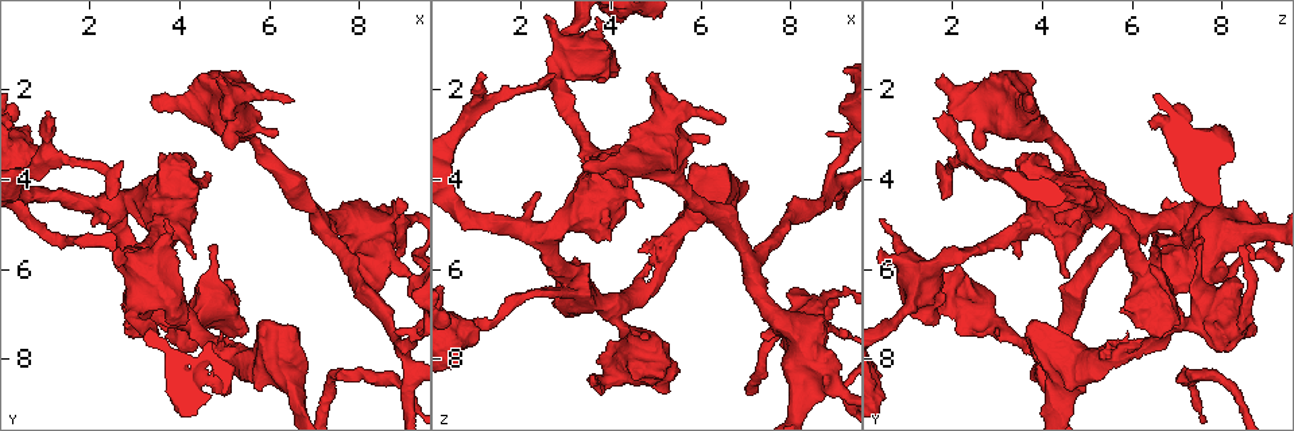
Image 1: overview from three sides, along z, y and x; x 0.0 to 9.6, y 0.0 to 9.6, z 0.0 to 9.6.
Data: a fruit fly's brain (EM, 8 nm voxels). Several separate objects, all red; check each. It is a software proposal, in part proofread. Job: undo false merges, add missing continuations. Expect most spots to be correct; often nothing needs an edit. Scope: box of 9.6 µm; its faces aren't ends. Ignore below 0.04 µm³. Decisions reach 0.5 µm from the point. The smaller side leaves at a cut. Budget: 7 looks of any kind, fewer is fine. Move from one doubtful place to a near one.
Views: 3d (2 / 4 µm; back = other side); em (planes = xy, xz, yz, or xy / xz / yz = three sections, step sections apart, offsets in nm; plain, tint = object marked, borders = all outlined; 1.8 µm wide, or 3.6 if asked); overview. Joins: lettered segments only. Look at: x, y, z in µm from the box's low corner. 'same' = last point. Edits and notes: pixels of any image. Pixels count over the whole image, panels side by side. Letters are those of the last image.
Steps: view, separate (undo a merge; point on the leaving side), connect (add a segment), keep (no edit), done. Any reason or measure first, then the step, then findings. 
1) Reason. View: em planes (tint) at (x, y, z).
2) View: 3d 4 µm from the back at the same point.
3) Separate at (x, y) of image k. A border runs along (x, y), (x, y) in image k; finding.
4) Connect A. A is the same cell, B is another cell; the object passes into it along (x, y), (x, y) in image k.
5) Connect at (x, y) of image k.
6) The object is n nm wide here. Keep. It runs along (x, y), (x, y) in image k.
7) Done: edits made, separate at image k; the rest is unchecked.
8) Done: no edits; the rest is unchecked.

Branch stops here. View: em planes (borders) at (3.65, 5.45, 8.45).

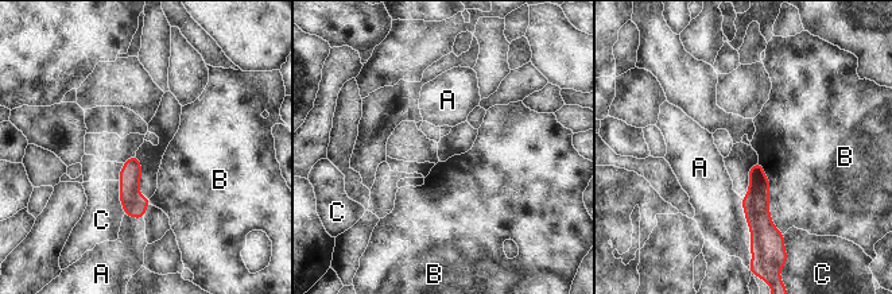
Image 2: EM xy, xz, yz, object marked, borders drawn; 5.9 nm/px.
The longest contact is with B, 460 nm. Keep. A, B and C are other cells; a border runs along (759, 161), (768, 213), (783, 233) in image 2; no lettered segment goes on from it.

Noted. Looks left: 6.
An open end. View: em planes (plain) at (2.45, 4.90, 4.25).

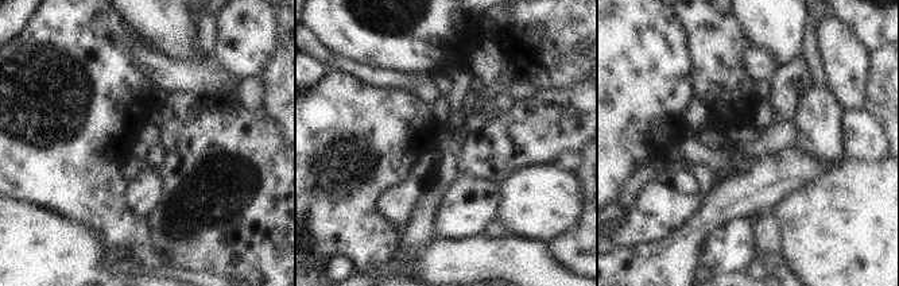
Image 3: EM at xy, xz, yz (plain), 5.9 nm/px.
View: em planes (borders) at the same point.

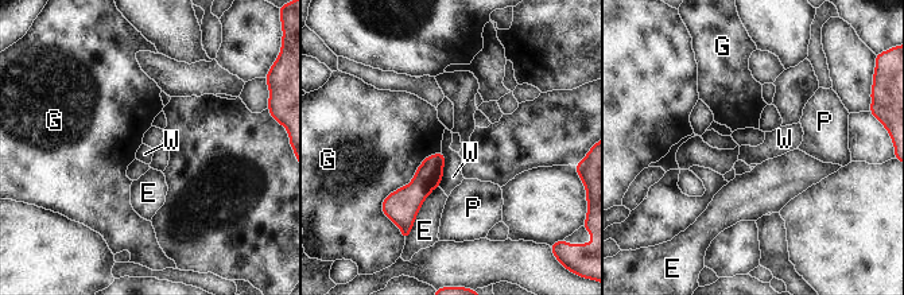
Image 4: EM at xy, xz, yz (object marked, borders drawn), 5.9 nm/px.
Keep. E, G, P and W are other cells; a border runs along (442, 151), (443, 175), (438, 185) in image 4; no lettered segment goes on from it.

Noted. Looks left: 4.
Arms part here. View: em 3.6 µm xy step 4 (tint) at (8.90, 7.70, 4.15).

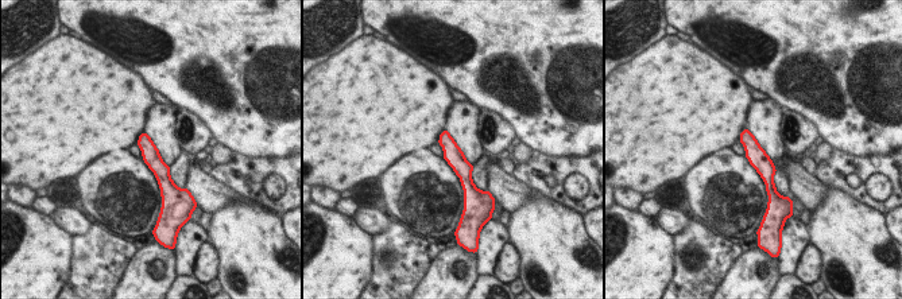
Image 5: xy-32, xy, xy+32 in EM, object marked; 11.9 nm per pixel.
View: em 3.6 µm xz step 8 (borders) at the same point.

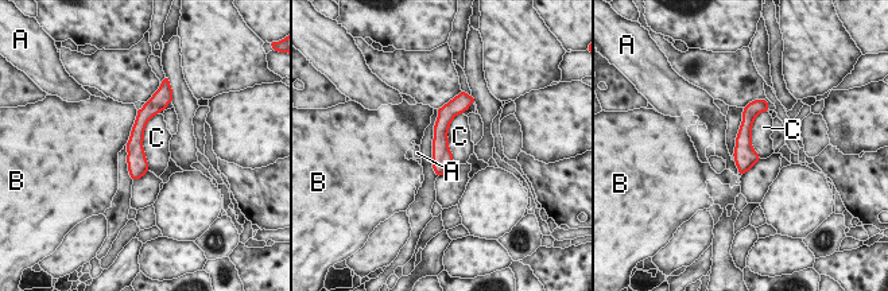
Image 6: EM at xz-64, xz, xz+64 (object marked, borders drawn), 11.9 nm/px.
The object is 240 nm wide here. Keep. A, B and C are other cells; it runs along (147, 112), (136, 134), (135, 175) in image 6; continuous, no second neuron.

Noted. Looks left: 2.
Done: no edits; the rest is unchecked.

